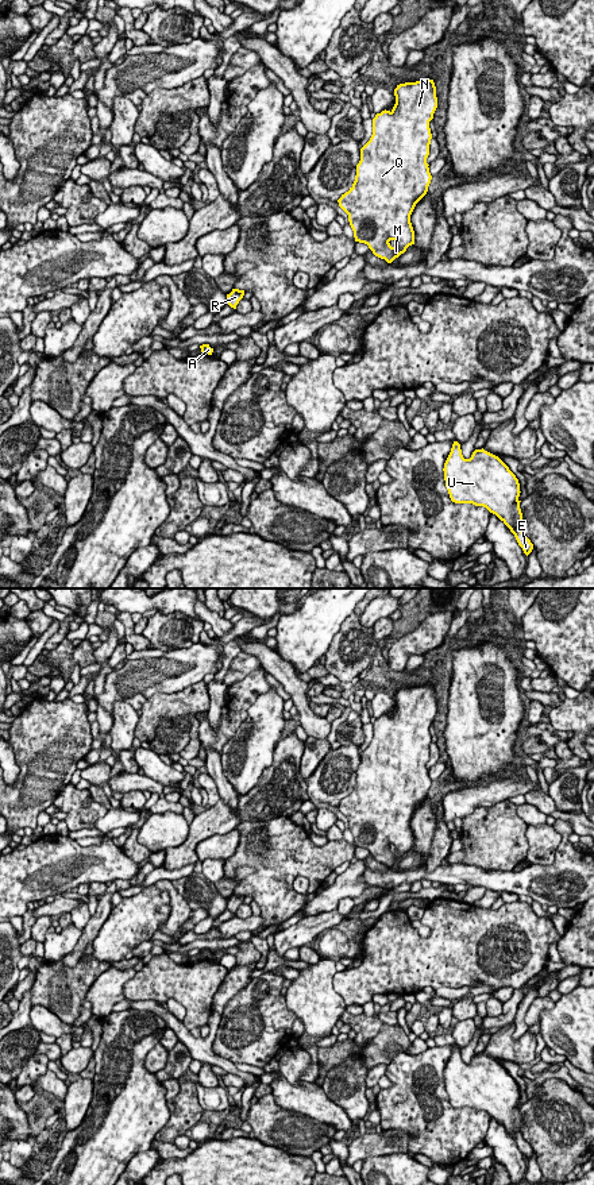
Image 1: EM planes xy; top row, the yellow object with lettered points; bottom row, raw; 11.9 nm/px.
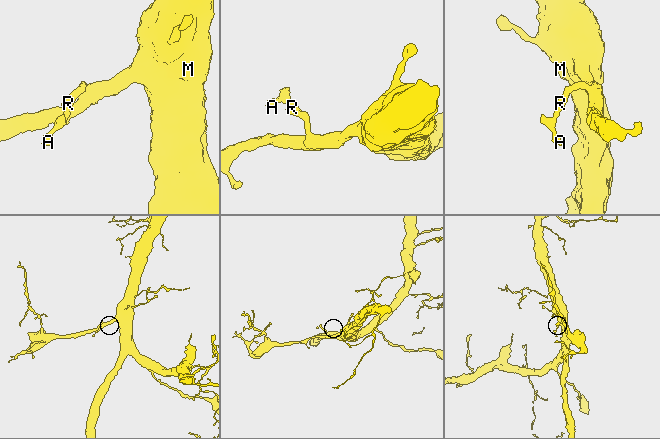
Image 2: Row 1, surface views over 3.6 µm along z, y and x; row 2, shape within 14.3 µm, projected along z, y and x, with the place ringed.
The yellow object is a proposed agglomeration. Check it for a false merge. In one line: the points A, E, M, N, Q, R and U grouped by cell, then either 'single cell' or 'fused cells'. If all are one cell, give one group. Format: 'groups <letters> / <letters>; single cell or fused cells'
groups A E M N Q R U; single cell

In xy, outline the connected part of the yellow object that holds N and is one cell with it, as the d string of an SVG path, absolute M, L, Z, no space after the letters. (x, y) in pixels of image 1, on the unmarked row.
M433 684L405 687L394 694L396 709L373 723L373 740L360 753L356 780L348 796L338 804L348 819L355 846L364 848L373 858L387 868L414 849L410 819L427 799L432 780L427 763L432 744L429 726L437 713Z

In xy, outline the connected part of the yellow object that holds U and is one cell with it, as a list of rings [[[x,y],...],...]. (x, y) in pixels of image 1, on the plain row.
[[[454,1046],[443,1076],[452,1107],[486,1112],[510,1134],[526,1161],[532,1157],[533,1149],[521,1132],[518,1084],[498,1061],[482,1053],[464,1064]]]

